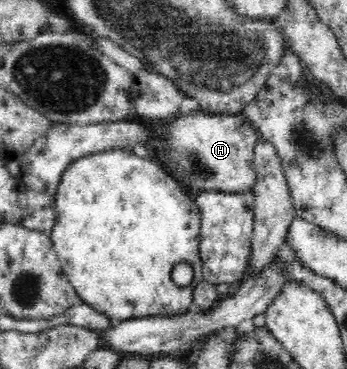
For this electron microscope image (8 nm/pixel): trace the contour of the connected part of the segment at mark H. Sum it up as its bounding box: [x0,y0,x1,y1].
[160,112,260,199]

